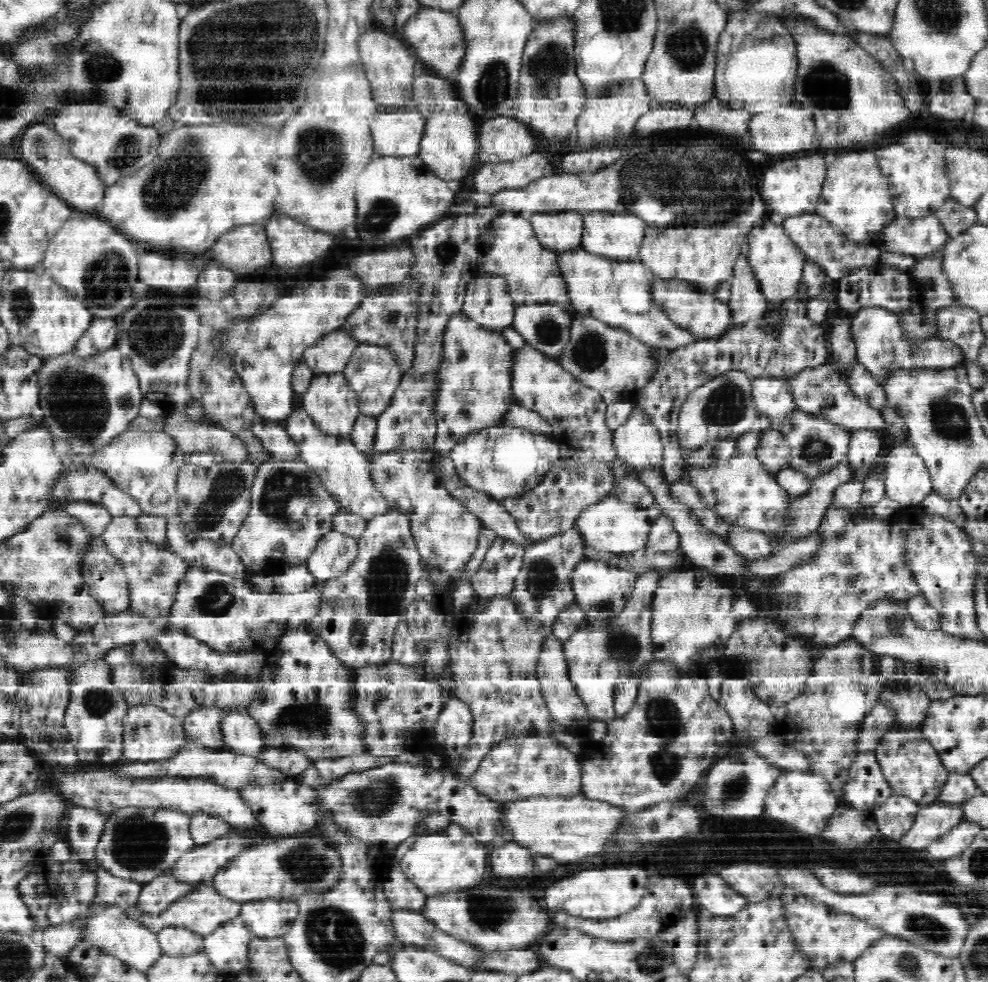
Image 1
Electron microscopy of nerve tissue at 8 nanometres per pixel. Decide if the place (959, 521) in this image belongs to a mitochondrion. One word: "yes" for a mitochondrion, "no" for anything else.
no

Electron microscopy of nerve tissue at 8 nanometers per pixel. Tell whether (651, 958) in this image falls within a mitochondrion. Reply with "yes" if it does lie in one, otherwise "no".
yes

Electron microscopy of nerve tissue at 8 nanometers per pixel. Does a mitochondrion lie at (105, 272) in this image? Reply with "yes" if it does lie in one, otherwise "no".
yes

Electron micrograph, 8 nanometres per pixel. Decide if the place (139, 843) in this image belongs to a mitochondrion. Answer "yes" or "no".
yes

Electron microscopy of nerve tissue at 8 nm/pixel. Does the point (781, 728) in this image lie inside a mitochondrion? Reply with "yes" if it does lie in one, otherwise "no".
no

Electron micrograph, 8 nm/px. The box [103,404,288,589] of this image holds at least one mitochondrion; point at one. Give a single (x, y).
(226, 491)

